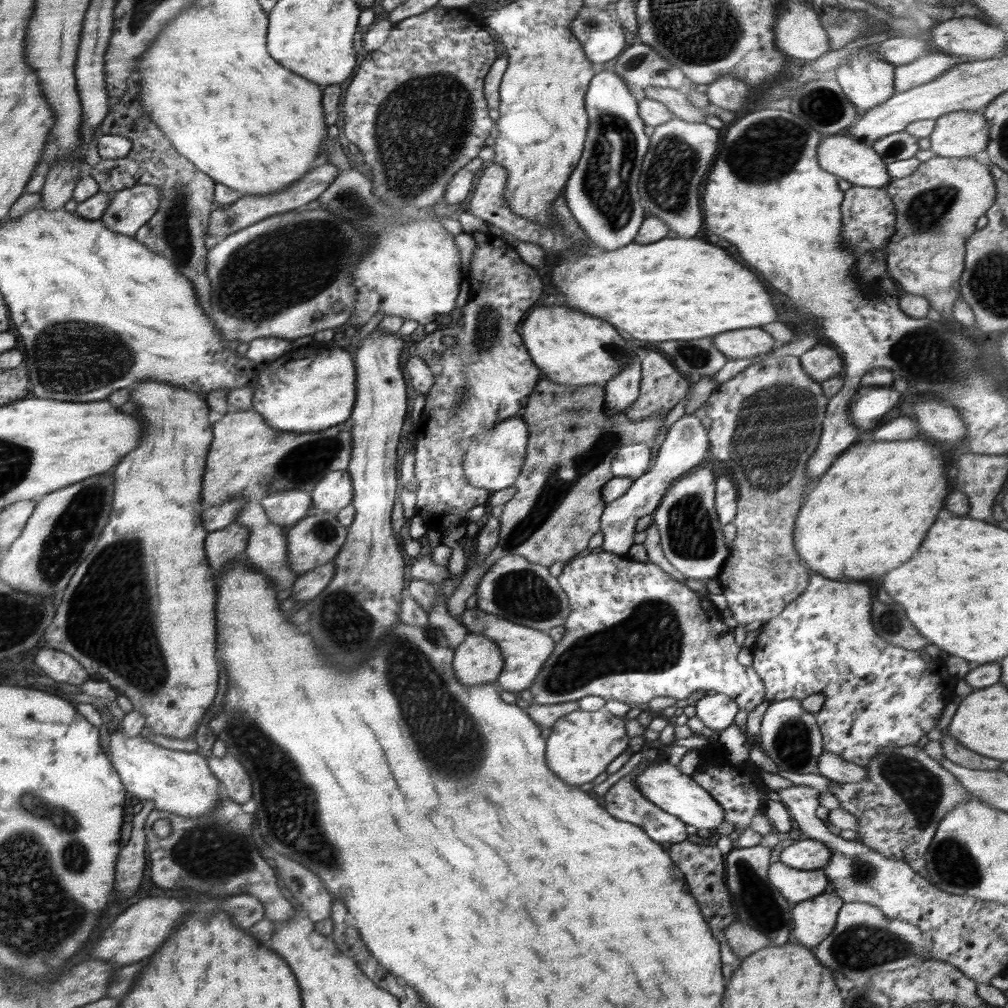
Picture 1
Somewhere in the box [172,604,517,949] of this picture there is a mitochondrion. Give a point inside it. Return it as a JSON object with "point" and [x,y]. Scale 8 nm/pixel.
{"point":[414,681]}

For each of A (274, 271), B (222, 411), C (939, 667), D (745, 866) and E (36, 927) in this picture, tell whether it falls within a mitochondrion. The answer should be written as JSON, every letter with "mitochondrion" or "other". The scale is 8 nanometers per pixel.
{"A":"mitochondrion","B":"other","C":"other","D":"mitochondrion","E":"mitochondrion"}

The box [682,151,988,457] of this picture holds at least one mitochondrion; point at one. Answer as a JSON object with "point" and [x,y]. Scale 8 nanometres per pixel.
{"point":[928,351]}

